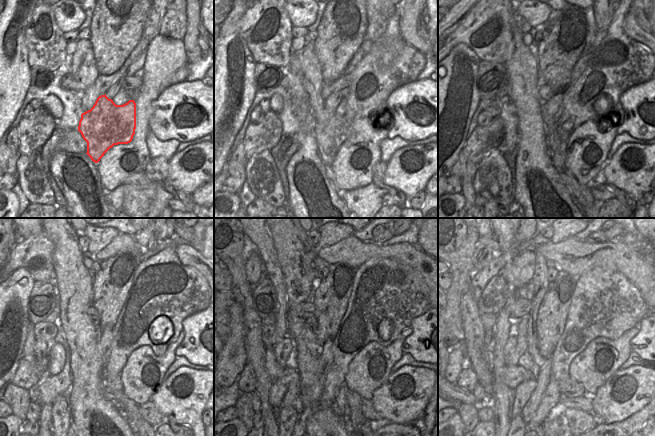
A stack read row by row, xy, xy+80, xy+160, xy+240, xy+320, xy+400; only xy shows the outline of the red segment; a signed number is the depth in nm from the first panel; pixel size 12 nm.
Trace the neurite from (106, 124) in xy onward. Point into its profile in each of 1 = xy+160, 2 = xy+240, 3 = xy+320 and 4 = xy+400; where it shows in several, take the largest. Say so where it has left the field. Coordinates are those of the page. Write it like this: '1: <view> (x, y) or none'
1: xy+160 (557, 142)
2: xy+240 (113, 386)
3: xy+320 (341, 400)
4: xy+400 (578, 421)

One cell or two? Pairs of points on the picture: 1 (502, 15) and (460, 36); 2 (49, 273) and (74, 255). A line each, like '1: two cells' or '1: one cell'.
1: one cell
2: two cells

